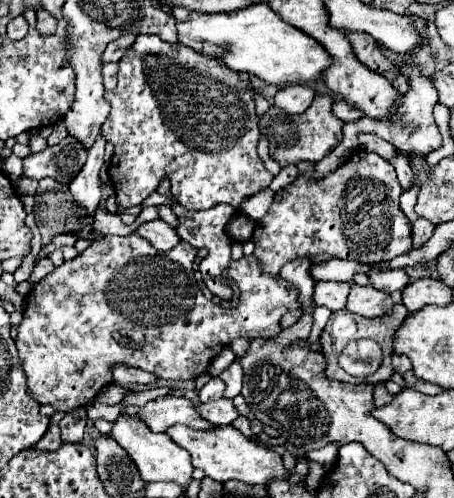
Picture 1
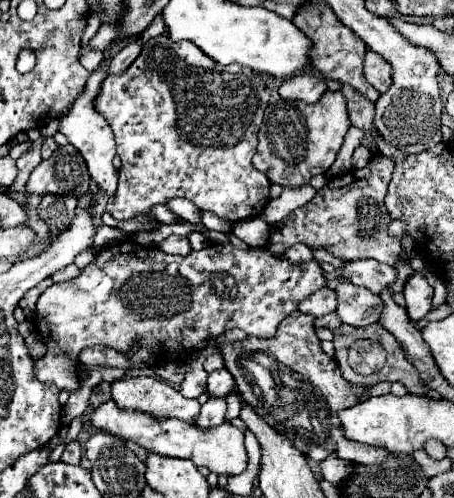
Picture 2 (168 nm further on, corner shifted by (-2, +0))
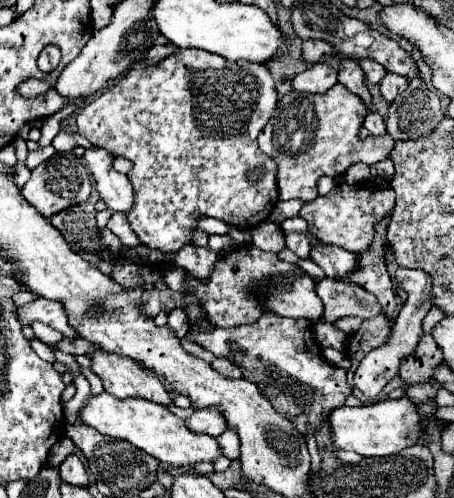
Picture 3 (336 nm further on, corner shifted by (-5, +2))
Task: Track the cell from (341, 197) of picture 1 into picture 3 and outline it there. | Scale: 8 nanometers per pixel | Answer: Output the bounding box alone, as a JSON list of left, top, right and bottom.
[300,184,394,252]

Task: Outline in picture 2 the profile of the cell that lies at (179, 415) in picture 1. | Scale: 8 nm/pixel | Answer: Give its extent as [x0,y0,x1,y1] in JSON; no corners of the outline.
[111,376,201,424]

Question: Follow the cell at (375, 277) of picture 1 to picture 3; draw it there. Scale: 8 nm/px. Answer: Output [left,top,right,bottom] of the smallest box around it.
[310,244,356,280]

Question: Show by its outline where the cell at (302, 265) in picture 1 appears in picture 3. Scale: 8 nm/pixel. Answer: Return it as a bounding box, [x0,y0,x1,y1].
[286,232,310,258]

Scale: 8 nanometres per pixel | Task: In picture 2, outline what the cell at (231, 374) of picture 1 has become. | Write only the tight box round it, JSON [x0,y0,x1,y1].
[225,392,241,420]

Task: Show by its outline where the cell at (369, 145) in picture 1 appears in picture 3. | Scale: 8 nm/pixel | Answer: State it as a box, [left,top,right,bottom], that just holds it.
[338,58,372,110]

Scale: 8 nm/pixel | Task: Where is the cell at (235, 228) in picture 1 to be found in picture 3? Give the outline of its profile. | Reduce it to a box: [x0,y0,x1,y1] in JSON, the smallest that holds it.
[252,220,284,252]

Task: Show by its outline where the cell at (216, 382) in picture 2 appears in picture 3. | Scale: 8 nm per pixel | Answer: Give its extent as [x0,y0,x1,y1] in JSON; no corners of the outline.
[212,358,242,378]

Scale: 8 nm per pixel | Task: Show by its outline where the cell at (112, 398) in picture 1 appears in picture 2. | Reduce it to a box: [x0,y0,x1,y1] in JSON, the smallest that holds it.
[91,400,247,476]

